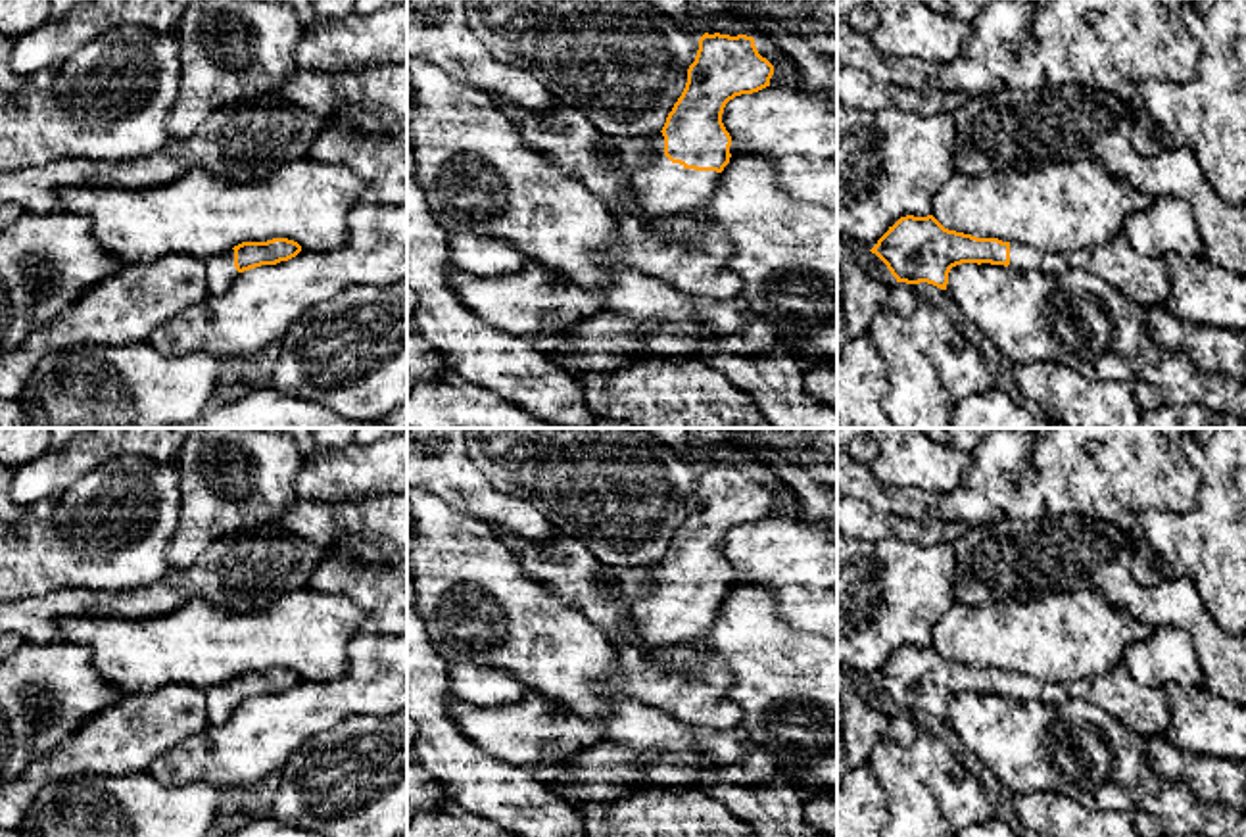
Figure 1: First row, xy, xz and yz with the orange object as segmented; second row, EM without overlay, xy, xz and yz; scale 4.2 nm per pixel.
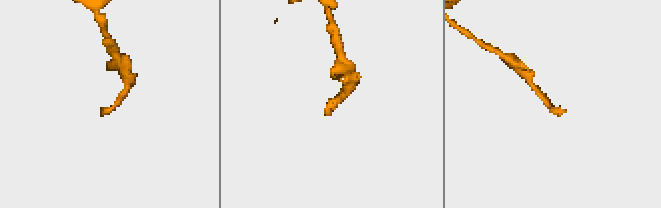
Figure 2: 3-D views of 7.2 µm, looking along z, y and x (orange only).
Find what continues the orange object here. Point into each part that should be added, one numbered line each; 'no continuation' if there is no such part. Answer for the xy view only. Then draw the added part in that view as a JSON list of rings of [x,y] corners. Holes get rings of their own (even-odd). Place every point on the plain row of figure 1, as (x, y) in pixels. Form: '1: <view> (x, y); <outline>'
1: xy (219, 701); [[[234,680],[205,689],[205,714],[209,724],[225,722],[240,703],[234,697]]]

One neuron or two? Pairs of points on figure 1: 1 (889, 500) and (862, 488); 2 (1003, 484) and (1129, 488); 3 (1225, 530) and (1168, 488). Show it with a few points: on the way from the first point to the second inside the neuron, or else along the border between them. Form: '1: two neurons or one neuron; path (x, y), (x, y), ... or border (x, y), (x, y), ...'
1: one neuron; path (884, 498), (868, 490)
2: one neuron; path (1033, 488), (1099, 488)
3: two neurons; border (1195, 467), (1198, 496), (1189, 511), (1147, 507)

